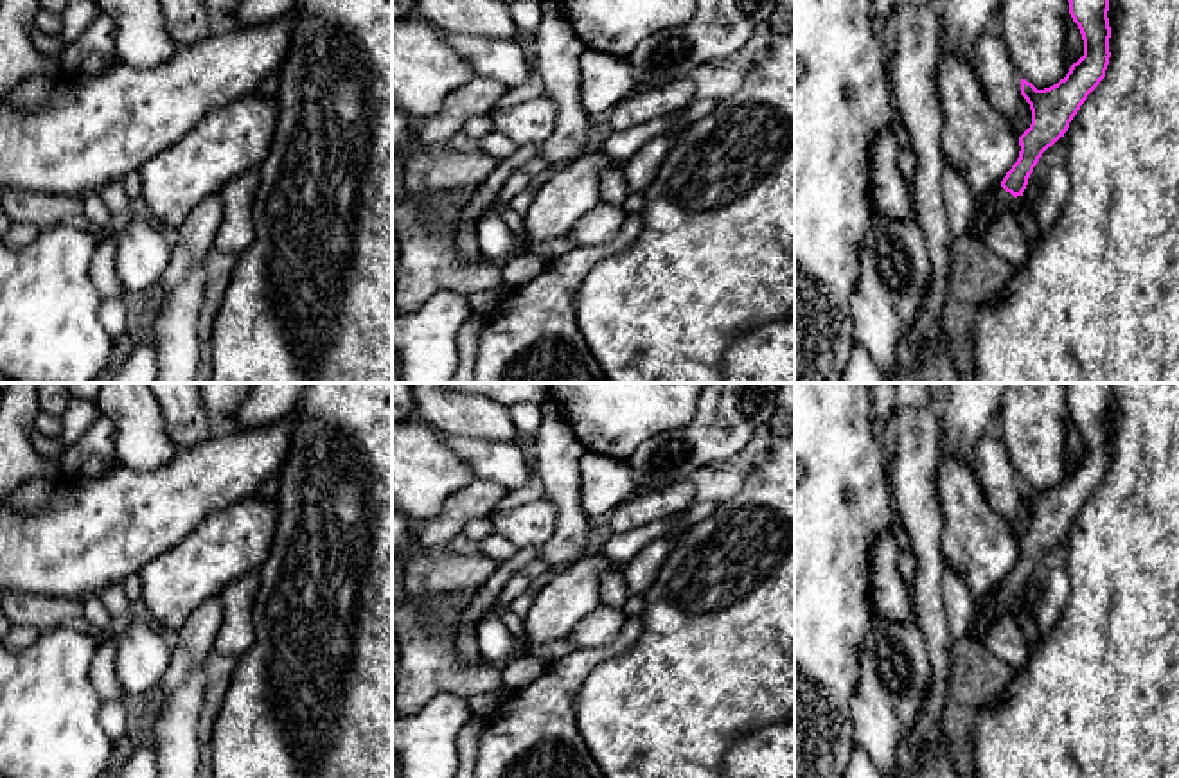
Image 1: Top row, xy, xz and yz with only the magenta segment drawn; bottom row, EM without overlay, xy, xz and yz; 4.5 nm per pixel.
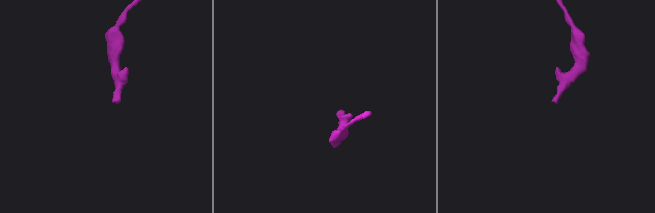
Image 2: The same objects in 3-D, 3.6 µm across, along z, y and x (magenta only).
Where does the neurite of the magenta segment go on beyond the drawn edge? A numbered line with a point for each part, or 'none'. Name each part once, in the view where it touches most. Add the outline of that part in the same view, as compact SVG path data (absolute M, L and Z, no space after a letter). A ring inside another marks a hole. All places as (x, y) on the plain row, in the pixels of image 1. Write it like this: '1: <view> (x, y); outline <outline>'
1: yz (1003, 604); outline M1001 588L994 598L994 604L972 618L971 638L983 645L983 632L992 625L994 618L999 614L1012 614L1015 600L1006 595Z

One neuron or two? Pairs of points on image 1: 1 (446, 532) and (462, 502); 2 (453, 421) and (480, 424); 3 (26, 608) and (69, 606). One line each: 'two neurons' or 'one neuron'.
1: one neuron
2: one neuron
3: one neuron

